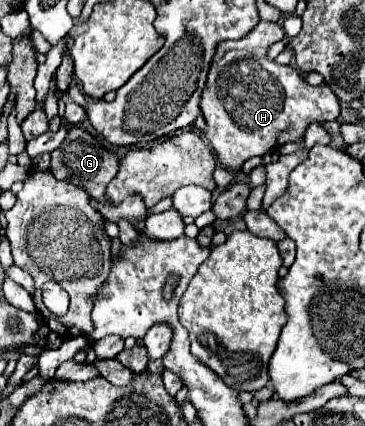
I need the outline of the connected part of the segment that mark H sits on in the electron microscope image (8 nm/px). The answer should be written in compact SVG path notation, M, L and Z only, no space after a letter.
M260 22L252 32L248 32L242 40L224 40L218 44L216 54L210 64L206 88L202 90L200 108L206 118L206 140L214 148L214 154L218 162L230 170L240 170L240 166L252 158L262 156L268 150L282 146L286 142L298 140L304 136L304 130L310 122L322 122L322 120L336 120L340 106L336 94L326 86L310 86L300 74L288 74L286 66L278 66L276 62L270 62L266 58L268 46L282 40L284 30L280 24L274 22Z

